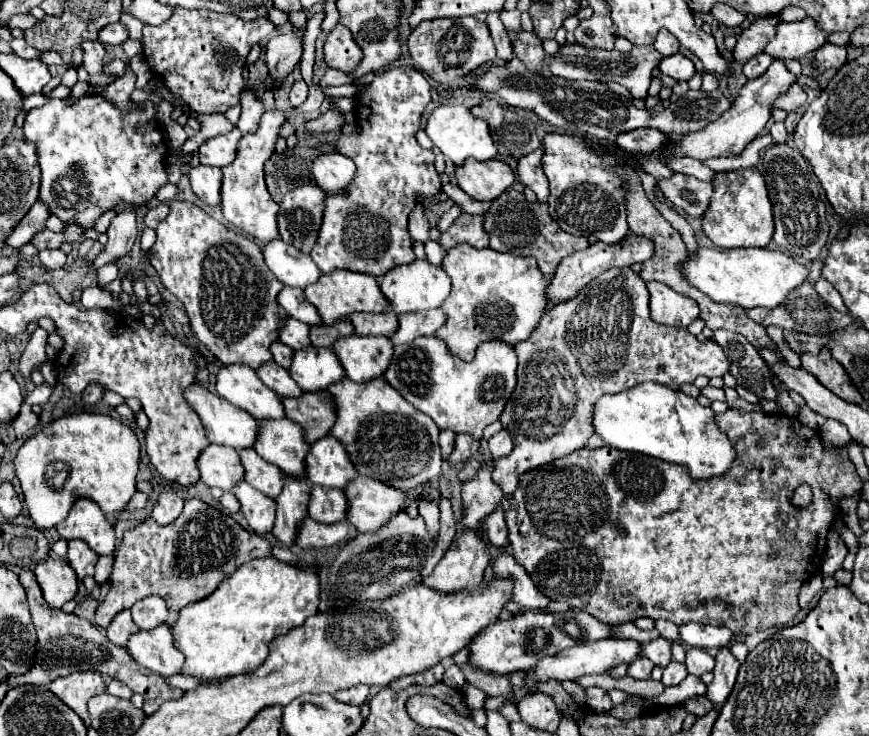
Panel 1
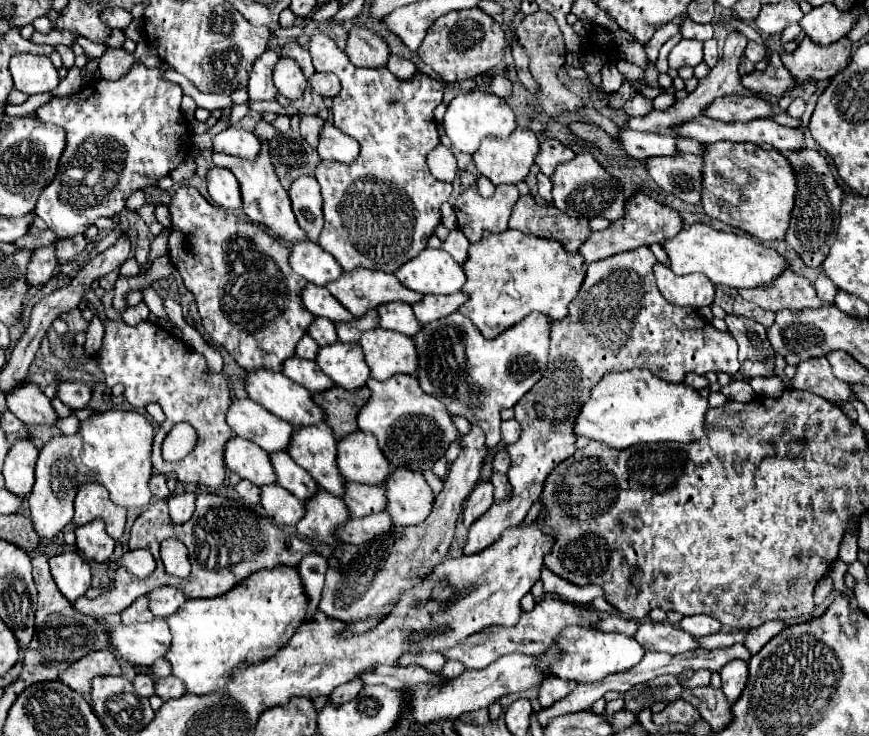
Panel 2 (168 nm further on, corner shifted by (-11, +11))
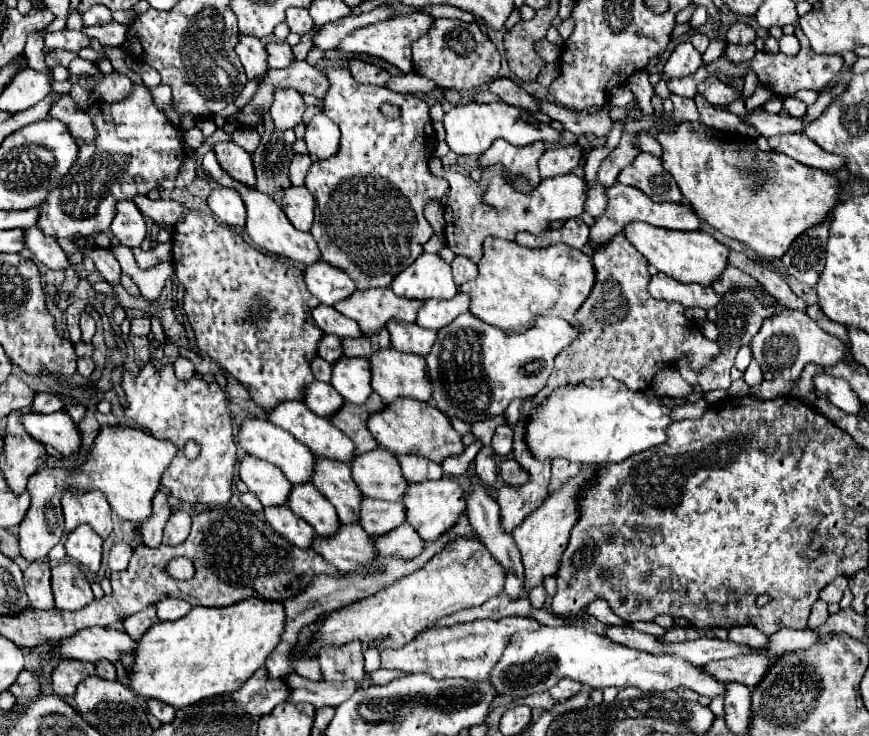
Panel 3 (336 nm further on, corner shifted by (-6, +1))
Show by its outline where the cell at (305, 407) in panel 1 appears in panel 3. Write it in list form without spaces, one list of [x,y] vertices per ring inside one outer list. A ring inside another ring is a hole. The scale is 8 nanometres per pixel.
[[[372,393],[370,399],[366,401],[366,405],[344,403],[342,409],[336,415],[332,415],[330,421],[354,441],[358,453],[366,453],[366,451],[372,451],[378,447],[372,433],[366,429],[366,421],[370,415],[382,411],[384,405],[386,403],[382,401],[382,397],[378,397],[378,393]]]

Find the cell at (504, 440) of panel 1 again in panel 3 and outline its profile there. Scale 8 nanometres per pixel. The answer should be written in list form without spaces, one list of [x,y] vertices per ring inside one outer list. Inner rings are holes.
[[[502,425],[496,429],[494,437],[492,437],[492,447],[498,455],[510,455],[512,453],[512,437],[514,431],[510,425]]]

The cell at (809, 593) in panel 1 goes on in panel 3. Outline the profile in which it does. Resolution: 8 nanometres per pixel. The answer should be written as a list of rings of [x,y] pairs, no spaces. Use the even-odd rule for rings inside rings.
[[[816,601],[814,607],[812,607],[812,613],[810,613],[810,619],[808,619],[808,627],[820,627],[826,619],[828,619],[828,605],[824,601]]]

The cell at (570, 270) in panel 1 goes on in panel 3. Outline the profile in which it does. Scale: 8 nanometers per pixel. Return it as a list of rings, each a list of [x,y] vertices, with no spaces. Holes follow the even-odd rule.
[[[626,185],[608,187],[606,197],[608,197],[608,205],[606,205],[604,213],[596,217],[596,223],[590,229],[590,239],[594,241],[594,247],[598,247],[600,243],[606,243],[612,235],[622,231],[632,221],[644,221],[650,225],[658,225],[658,227],[666,227],[666,229],[678,229],[678,231],[698,231],[700,229],[700,217],[686,203],[674,203],[674,201],[654,203],[640,189],[626,187]]]

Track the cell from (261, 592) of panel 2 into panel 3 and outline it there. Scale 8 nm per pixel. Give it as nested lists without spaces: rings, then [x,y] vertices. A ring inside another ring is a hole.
[[[246,599],[222,609],[194,607],[186,617],[178,621],[156,623],[138,641],[138,649],[134,651],[134,663],[128,669],[128,685],[136,695],[168,703],[174,709],[184,709],[206,697],[236,691],[244,685],[246,679],[252,677],[256,669],[264,667],[270,649],[274,649],[280,641],[280,635],[284,631],[284,619],[286,615],[282,603]]]

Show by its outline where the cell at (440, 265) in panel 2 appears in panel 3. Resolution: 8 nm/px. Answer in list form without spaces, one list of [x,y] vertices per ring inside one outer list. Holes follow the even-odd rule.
[[[422,253],[394,281],[392,291],[406,299],[450,299],[458,293],[450,265],[432,253]]]

